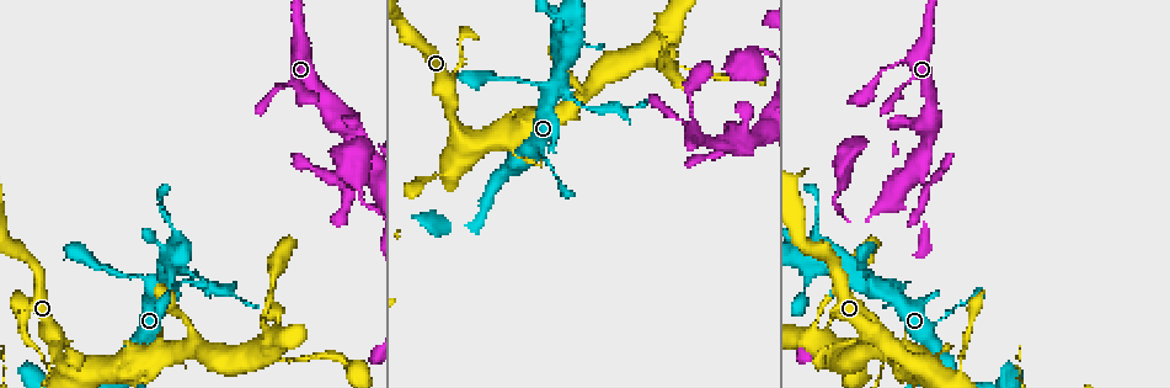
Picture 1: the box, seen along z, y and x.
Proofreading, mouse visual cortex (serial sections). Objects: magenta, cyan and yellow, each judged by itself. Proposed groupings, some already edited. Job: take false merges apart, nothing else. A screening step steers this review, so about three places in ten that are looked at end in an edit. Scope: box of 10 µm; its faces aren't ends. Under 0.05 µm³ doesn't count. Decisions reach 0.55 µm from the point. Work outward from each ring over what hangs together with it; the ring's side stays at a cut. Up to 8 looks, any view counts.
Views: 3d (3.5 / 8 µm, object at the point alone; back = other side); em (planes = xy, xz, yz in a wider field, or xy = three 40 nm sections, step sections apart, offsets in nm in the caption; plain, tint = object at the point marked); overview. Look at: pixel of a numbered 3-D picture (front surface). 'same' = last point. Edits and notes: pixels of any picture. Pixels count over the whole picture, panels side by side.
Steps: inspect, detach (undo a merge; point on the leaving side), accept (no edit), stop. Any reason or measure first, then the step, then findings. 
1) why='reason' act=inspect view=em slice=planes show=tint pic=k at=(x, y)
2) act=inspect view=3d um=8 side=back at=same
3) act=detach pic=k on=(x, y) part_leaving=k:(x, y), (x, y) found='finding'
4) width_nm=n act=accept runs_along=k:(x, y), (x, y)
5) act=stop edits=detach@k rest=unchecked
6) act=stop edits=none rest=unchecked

why='thick turns thin' act=inspect view=em slice=xy step=2 show=tint pic=1 at=(875, 288)

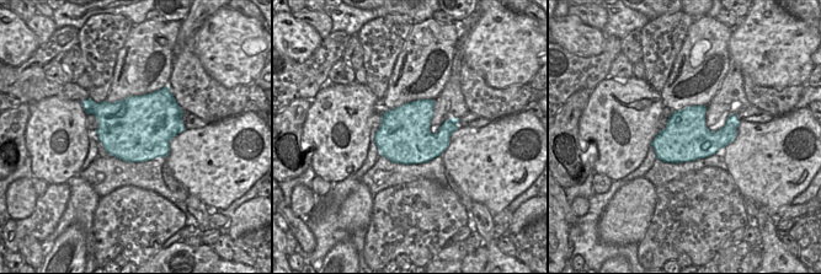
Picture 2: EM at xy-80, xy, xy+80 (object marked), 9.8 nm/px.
act=inspect view=3d um=3.5 side=back at=same

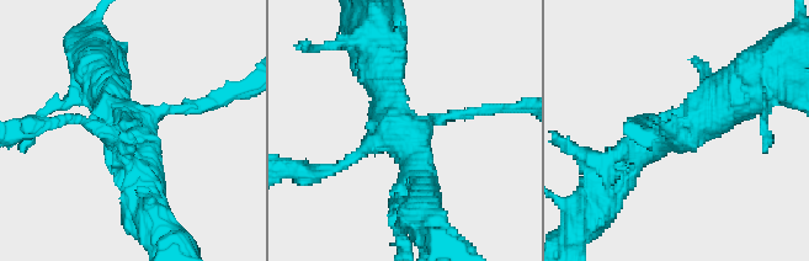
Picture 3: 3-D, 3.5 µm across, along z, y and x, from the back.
arm_widths_nm=150,150,300,400 act=detach pic=3 on=(320, 168) found='two cells meet here'

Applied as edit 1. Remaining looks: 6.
why='abrupt turn' act=inspect view=3d um=8 pic=1 at=(450, 107)

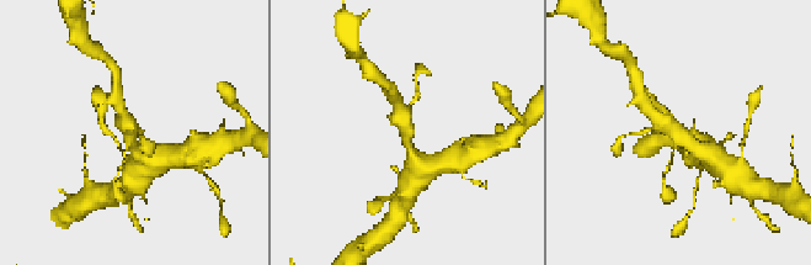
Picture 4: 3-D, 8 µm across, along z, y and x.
arms=3 arm_widths_nm=100,300,350 act=inspect view=em slice=xy step=3 show=tint at=same

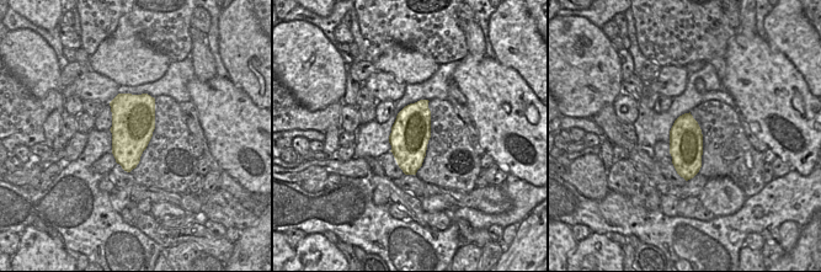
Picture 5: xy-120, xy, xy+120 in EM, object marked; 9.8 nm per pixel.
act=accept runs_along=4:(654, 115), (709, 154) found='continuous, no second cell'

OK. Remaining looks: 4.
why='thin neck' act=inspect view=3d um=3.5 pic=1 at=(349, 190)

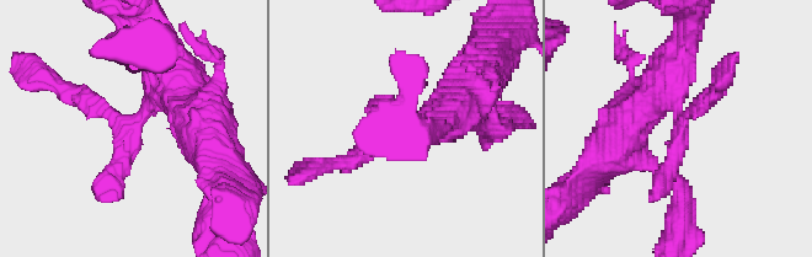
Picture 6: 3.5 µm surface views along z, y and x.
act=inspect view=em slice=xy step=5 show=tint pic=6 at=(681, 123)

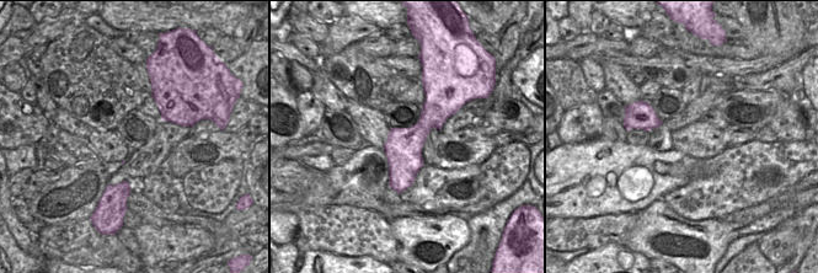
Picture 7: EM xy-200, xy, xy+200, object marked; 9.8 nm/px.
width_nm=360 act=accept runs_along=7:(427, 89), (399, 188) found='all the same cell'

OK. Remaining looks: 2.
act=stop edits=detach@3 rest=unchecked

